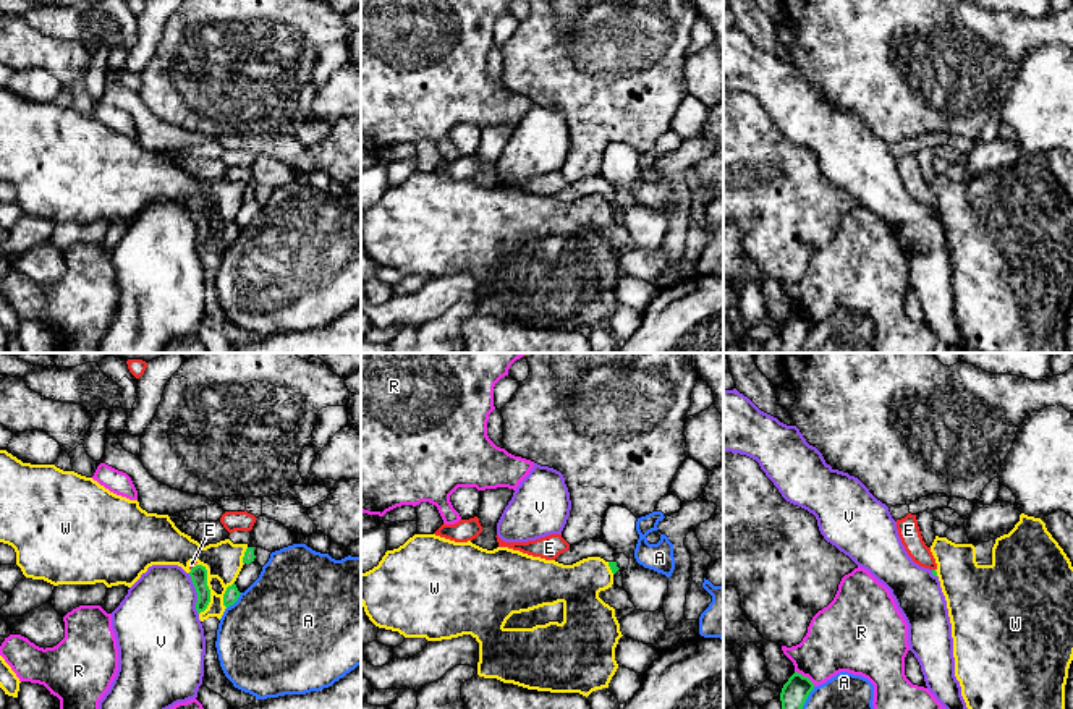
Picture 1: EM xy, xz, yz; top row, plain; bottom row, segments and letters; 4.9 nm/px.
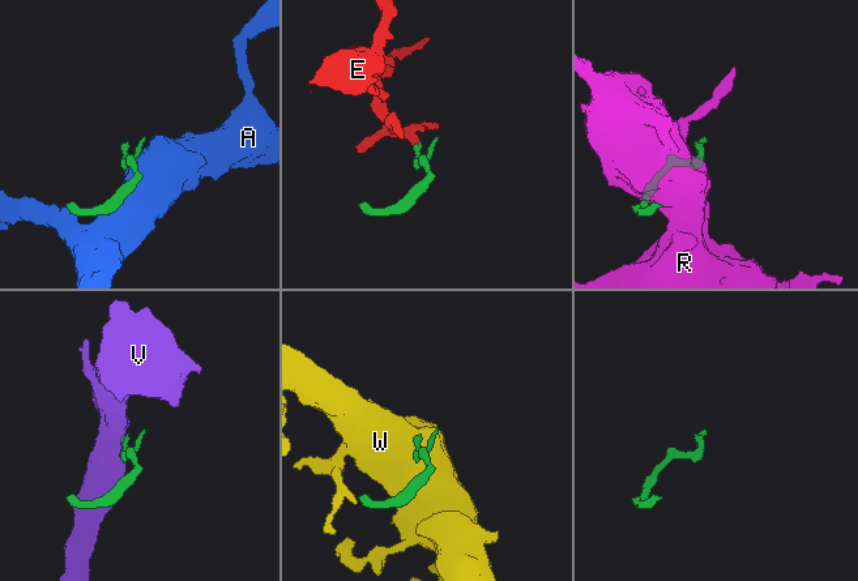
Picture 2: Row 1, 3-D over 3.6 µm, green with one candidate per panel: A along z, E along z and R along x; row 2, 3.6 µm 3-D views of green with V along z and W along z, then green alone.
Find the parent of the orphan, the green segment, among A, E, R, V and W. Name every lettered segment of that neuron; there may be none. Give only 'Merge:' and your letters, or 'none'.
Merge: E

